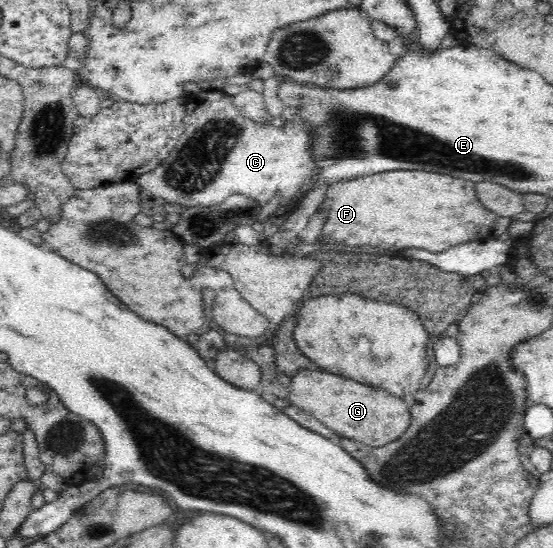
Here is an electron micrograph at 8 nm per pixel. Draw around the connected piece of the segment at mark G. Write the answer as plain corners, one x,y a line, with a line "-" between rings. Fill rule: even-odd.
300,369
291,378
288,390
288,399
293,406
312,414
343,438
356,440
364,445
382,447
392,443
404,435
410,425
410,408
402,398
378,387
344,379
340,375

